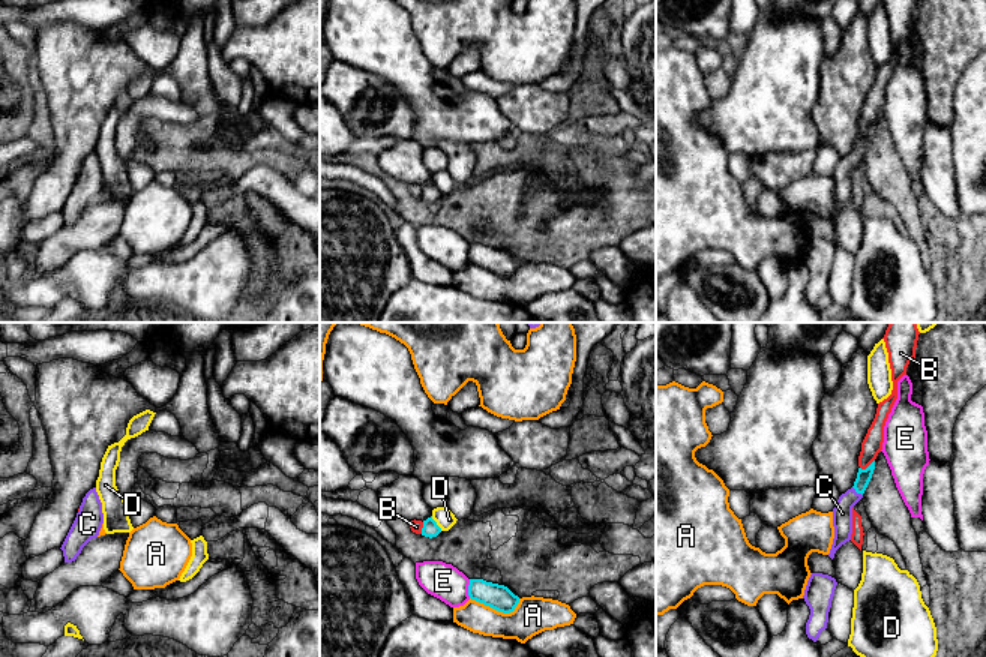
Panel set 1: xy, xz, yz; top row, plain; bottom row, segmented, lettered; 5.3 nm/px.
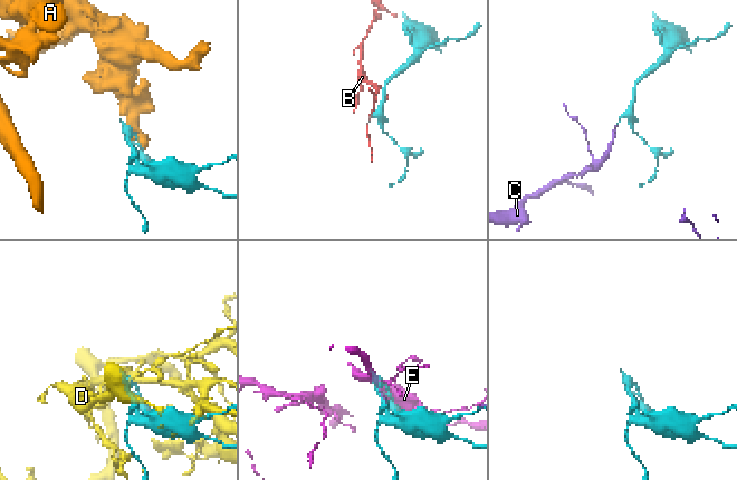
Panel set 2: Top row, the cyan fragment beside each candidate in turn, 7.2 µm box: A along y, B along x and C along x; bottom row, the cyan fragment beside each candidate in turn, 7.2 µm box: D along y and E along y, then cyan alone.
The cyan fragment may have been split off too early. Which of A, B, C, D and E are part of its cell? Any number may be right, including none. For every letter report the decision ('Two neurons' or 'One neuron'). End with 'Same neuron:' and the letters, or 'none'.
A: Two neurons
B: Two neurons
C: One neuron
D: Two neurons
E: Two neurons
Same neuron: C

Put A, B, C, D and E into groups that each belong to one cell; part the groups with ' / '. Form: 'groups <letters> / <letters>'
groups A / B / C / D / E

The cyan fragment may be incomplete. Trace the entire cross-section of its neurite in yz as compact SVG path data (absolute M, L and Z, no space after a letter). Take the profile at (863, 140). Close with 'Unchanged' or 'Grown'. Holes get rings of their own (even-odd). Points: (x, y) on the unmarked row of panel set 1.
M875 124L866 132L858 132L854 150L842 158L833 172L834 202L828 220L833 224L836 214L851 204L852 198L852 171L863 162L863 158L872 142Z. Grown

